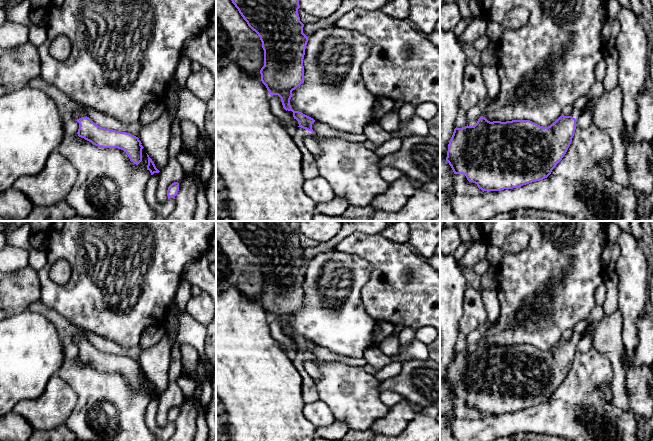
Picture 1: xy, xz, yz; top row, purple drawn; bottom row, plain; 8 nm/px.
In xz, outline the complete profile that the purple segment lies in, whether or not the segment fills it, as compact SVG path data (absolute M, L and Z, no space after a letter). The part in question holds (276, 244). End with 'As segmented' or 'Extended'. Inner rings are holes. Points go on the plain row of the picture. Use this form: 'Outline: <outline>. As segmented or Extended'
Outline: M230 221L248 250L255 255L262 266L264 274L264 290L260 294L261 305L266 310L270 319L281 322L283 332L293 336L293 341L299 350L292 356L292 361L303 379L303 400L313 403L319 400L319 393L315 380L309 376L304 367L306 360L314 358L312 348L315 344L302 336L294 335L290 329L292 315L304 304L303 283L308 262L303 257L304 248L300 245L298 233L300 232L297 221Z. Extended

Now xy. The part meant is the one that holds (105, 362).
Outline: M82 333L74 335L71 342L79 347L77 356L79 361L101 372L121 373L136 389L142 385L142 373L144 371L138 361L127 356L102 352L87 341Z. Extended

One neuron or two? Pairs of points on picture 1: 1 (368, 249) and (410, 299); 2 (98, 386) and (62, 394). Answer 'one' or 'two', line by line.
1: one
2: two

